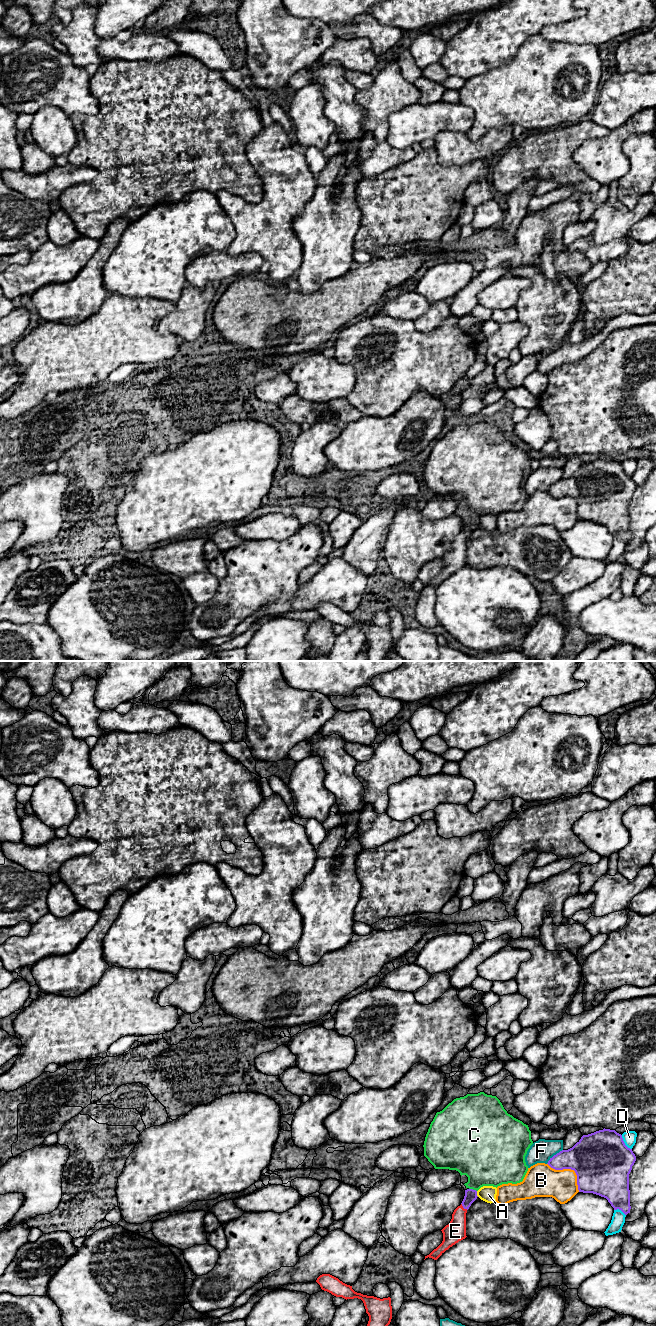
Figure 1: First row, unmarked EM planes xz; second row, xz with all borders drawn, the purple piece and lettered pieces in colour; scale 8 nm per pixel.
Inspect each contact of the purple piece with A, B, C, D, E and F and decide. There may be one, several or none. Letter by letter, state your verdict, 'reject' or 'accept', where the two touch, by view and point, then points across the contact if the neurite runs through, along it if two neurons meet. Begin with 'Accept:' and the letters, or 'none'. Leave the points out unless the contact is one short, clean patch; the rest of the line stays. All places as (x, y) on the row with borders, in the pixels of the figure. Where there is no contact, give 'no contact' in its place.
Accept: E
A: reject; meets purple in xz at (476, 1194)
B: reject; meets purple in xz at (571, 1169)
C: reject; meets purple in xz at (472, 1189)
D: reject; meets purple in xz at (624, 1143)
E: accept; meets purple in xz at (463, 1207); runs through xz (470, 1196), (463, 1207), (459, 1213), (455, 1231)
F: reject; meets purple in xz at (554, 1155)

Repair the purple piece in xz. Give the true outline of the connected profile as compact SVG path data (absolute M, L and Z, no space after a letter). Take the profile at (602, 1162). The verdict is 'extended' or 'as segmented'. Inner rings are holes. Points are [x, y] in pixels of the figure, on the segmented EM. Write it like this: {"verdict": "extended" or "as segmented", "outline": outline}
{"verdict": "as segmented", "outline": "M603 1129L583 1135L570 1149L562 1150L548 1161L555 1170L571 1169L577 1175L579 1192L593 1193L608 1200L614 1210L630 1213L629 1174L636 1161L632 1149L628 1148L622 1135L615 1130Z"}

